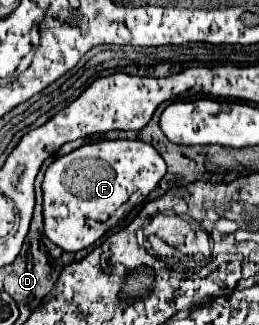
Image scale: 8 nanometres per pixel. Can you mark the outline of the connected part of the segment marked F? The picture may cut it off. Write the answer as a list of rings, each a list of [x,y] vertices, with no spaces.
[[[116,139],[92,142],[56,158],[42,180],[44,234],[64,252],[88,248],[108,232],[110,216],[134,192],[146,198],[162,180],[166,164],[154,146],[142,140]]]

